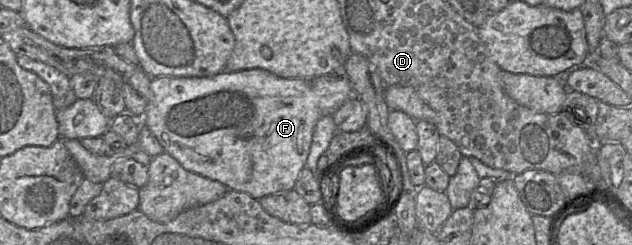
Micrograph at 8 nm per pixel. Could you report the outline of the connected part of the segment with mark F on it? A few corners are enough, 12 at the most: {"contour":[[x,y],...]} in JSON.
{"contour":[[346,76],[151,79],[140,123],[186,170],[286,192]]}

